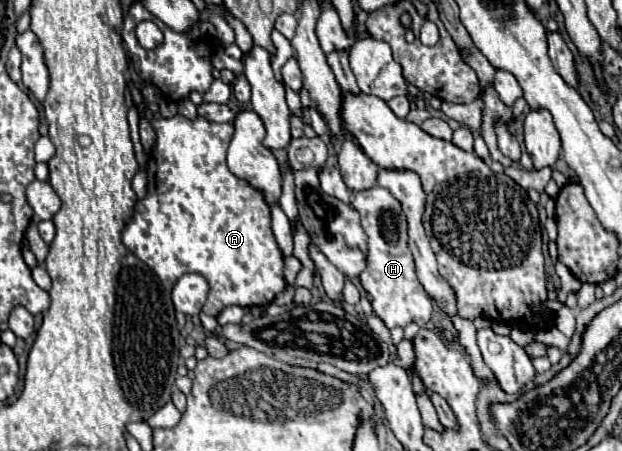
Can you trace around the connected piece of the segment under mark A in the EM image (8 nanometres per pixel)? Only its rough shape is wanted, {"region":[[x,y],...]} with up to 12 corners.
{"region":[[154,118],[148,192],[122,232],[204,312],[286,288],[262,192],[232,124]]}

